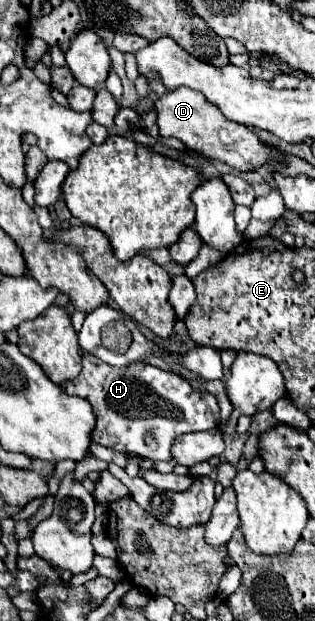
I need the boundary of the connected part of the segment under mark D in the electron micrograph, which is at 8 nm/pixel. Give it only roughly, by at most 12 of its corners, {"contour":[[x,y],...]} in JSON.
{"contour":[[193,89],[153,105],[161,137],[253,171],[277,159]]}

